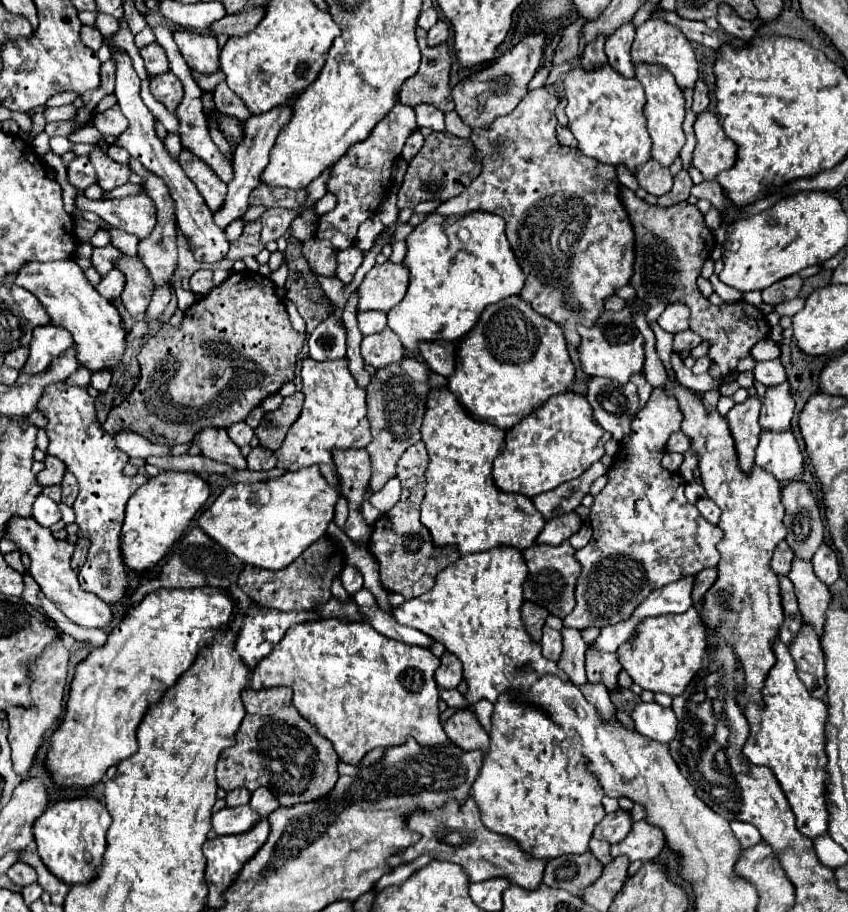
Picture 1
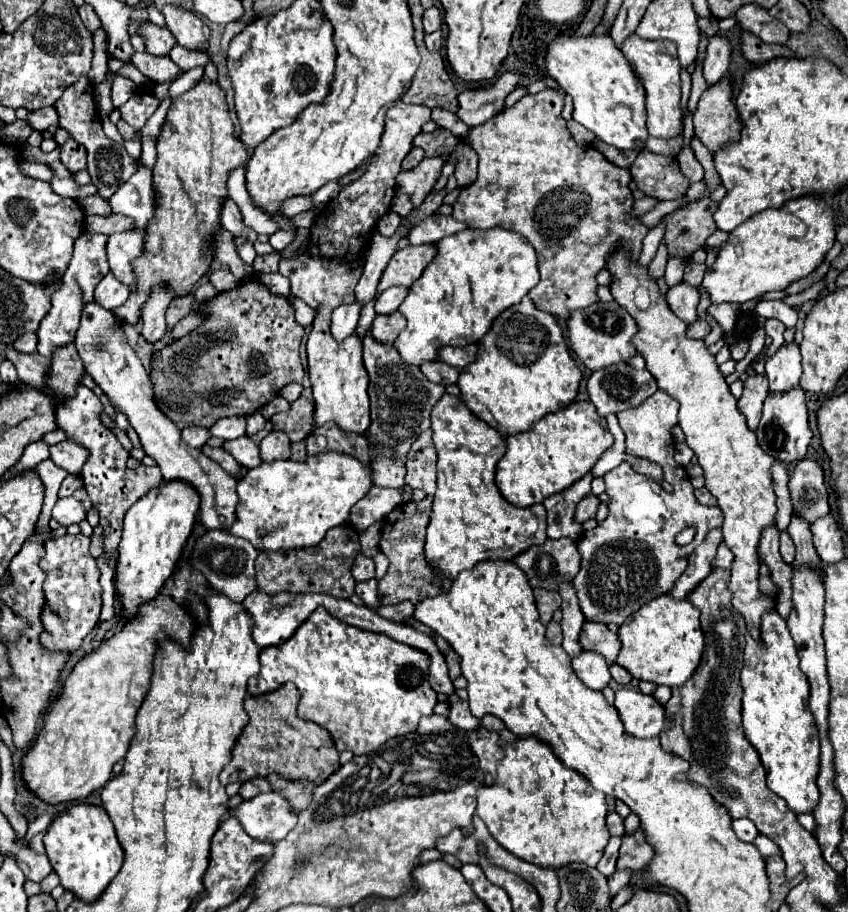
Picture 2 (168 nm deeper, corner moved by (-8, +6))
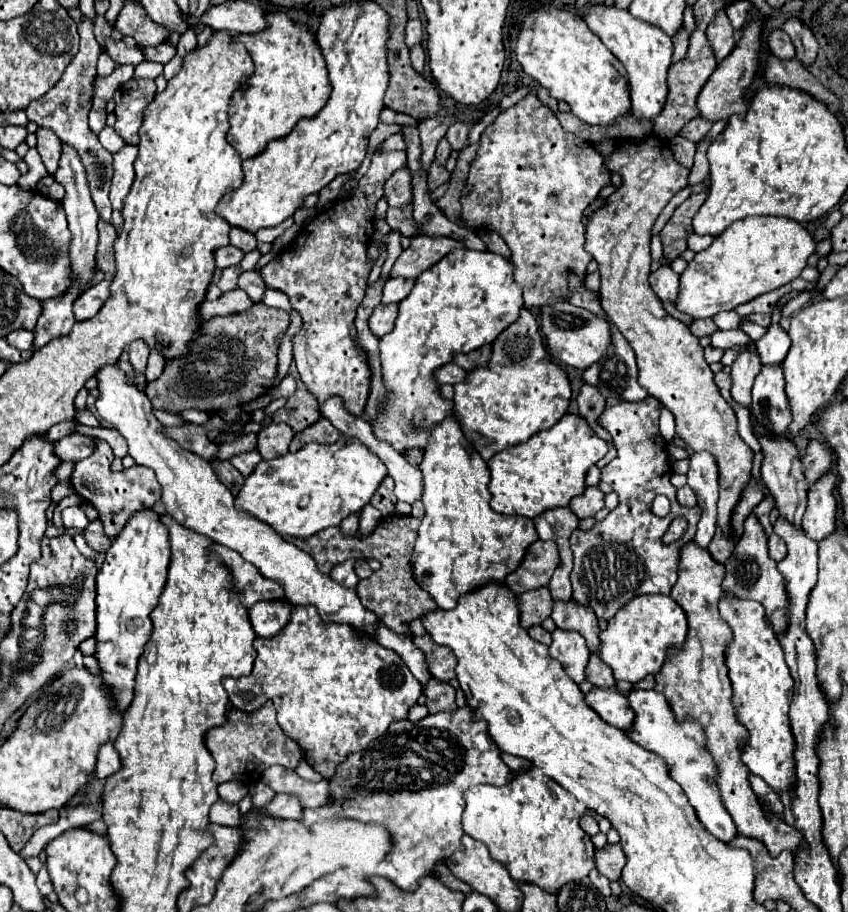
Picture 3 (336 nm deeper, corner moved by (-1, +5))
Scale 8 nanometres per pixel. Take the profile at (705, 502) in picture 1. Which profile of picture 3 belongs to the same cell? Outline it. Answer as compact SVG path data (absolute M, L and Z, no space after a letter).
M689 485L681 487L677 491L677 501L683 505L683 507L695 507L697 505L697 495L693 493L693 489L689 489Z

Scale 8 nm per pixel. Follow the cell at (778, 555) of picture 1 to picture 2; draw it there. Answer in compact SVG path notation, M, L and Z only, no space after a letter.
M786 532L780 534L780 556L786 564L794 562L794 544L792 544L792 538Z

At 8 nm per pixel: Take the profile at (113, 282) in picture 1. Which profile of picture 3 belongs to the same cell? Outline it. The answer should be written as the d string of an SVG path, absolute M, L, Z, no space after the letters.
M103 279L103 281L95 283L93 287L89 287L89 289L85 289L81 293L81 297L75 301L75 307L73 307L77 321L91 319L91 317L95 317L99 313L99 309L109 299L109 285L111 285L111 281Z

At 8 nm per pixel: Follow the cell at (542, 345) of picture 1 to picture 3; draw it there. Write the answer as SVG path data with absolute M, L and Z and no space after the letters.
M521 309L519 319L501 331L501 335L491 343L491 349L493 353L489 365L469 371L469 377L465 377L465 381L455 385L455 399L453 399L455 403L453 413L457 415L465 437L485 461L491 459L495 453L503 451L505 447L527 441L533 433L553 427L567 413L571 399L571 383L567 371L551 361L541 337L541 329L535 317L527 309Z

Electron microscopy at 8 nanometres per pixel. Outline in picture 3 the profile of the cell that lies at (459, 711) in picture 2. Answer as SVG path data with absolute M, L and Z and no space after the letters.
M431 679L423 693L427 695L429 713L455 711L457 709L457 705L455 705L455 689L449 683L441 683L437 679Z

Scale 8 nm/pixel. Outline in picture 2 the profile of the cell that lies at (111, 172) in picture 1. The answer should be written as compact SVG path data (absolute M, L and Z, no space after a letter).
M82 74L72 86L68 86L64 90L62 98L54 104L54 108L58 112L60 126L70 134L70 138L74 138L78 144L82 144L86 148L86 152L88 152L88 174L92 178L92 184L96 186L98 196L102 196L108 202L110 196L116 192L116 188L120 188L120 184L124 184L136 172L138 160L130 158L122 144L108 140L106 134L102 132L100 114L98 114L96 104L94 104L94 92L96 92L94 84L90 82L90 78L86 74Z

